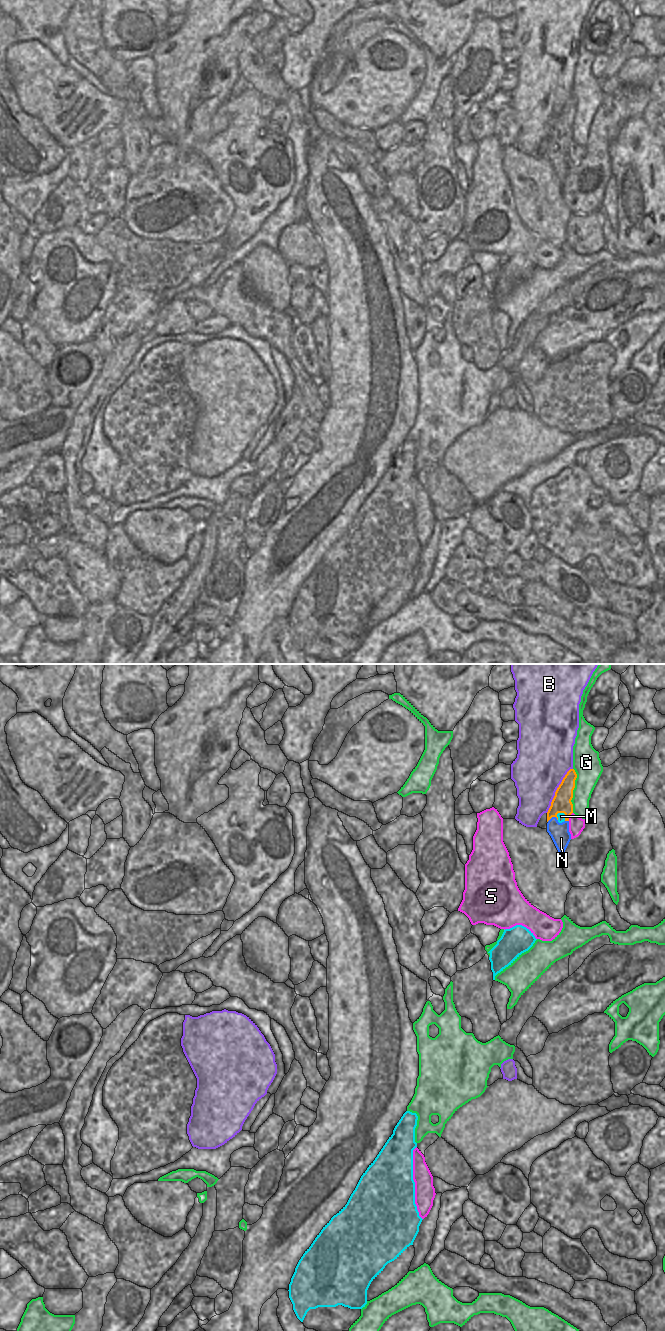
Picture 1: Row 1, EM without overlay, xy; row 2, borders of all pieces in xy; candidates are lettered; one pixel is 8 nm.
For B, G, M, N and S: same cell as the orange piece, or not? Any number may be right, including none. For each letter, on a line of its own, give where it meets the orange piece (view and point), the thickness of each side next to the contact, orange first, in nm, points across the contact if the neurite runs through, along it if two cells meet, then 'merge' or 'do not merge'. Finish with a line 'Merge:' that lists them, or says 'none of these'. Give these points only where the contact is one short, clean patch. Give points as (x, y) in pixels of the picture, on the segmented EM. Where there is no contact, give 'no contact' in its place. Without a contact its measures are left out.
B: xy (556, 790) | 160/420 nm | do not merge
G: xy (573, 789) | 160/220 nm | do not merge
M: xy (563, 812) | 160/60 nm | along xy (556, 814), (563, 813), (565, 820) | do not merge
N: xy (552, 816) | 160/160 nm | across xy (561, 803), (552, 816), (553, 826), (559, 832) | merge
S: xy (569, 815) | 160/130 nm | along xy (572, 812), (568, 820) | do not merge
Merge: N

